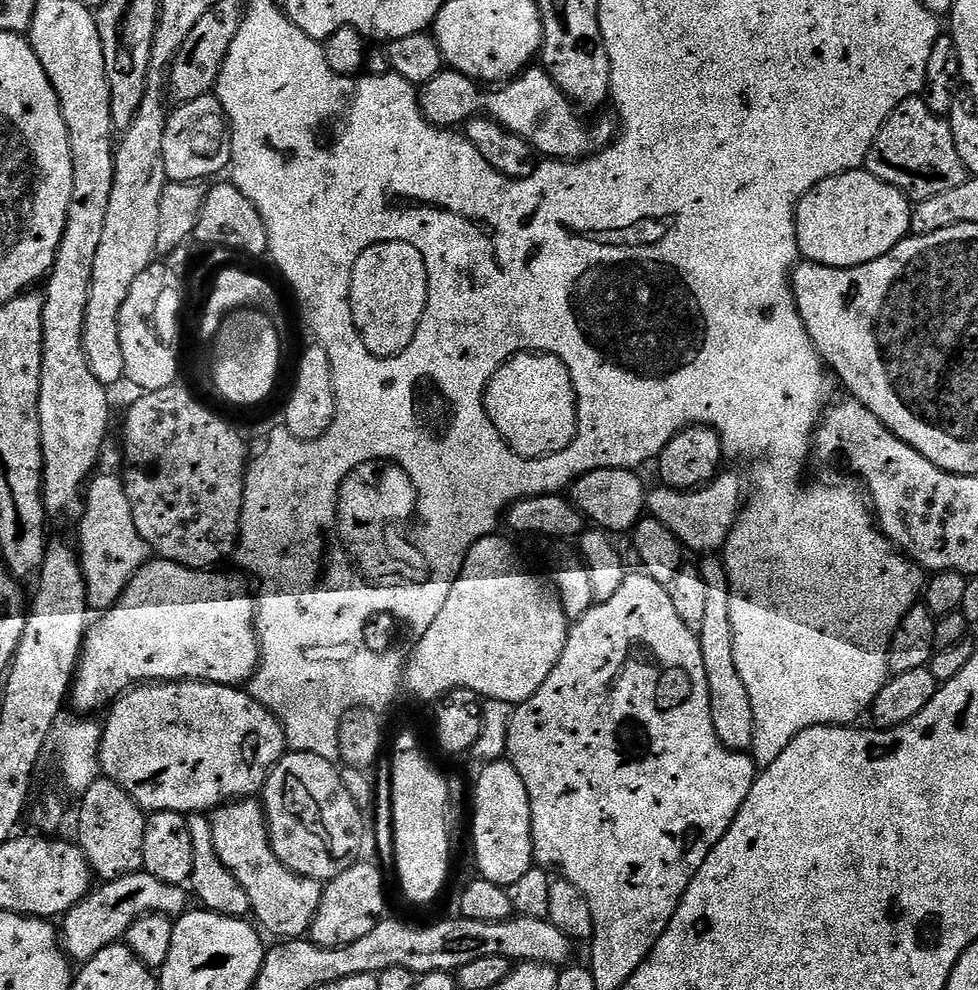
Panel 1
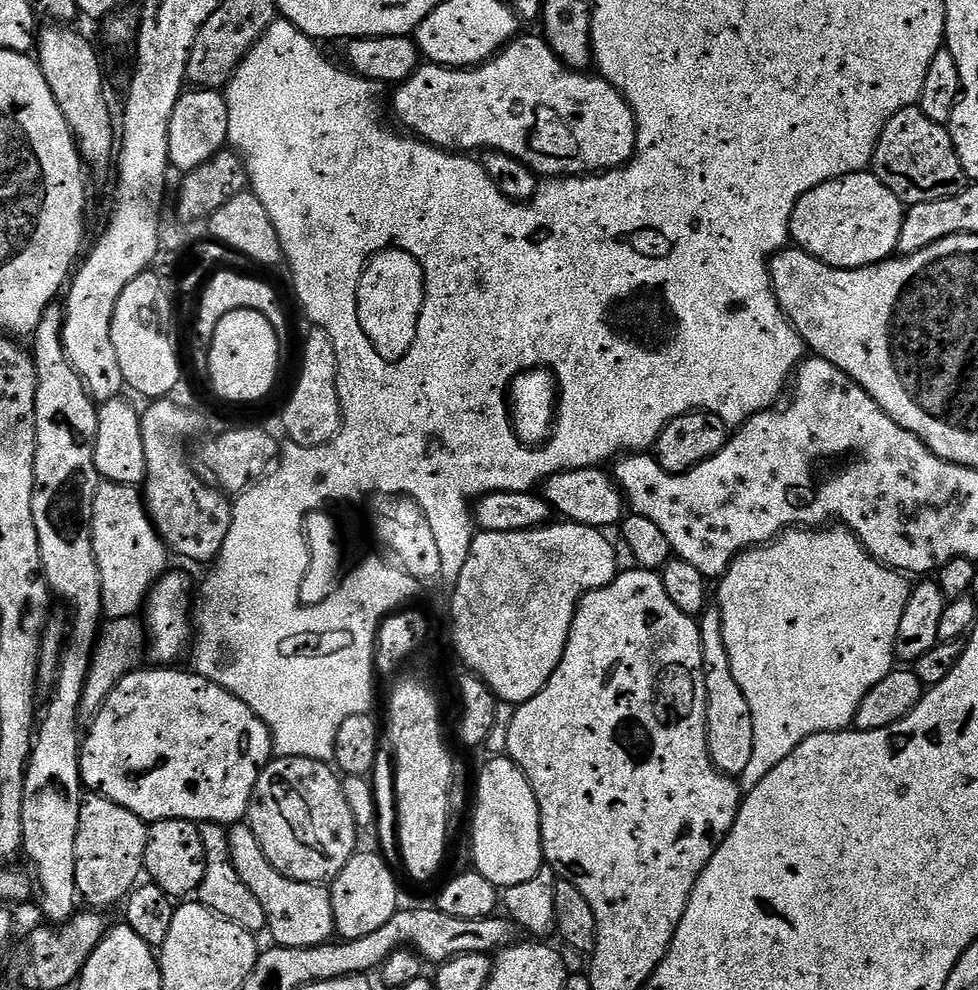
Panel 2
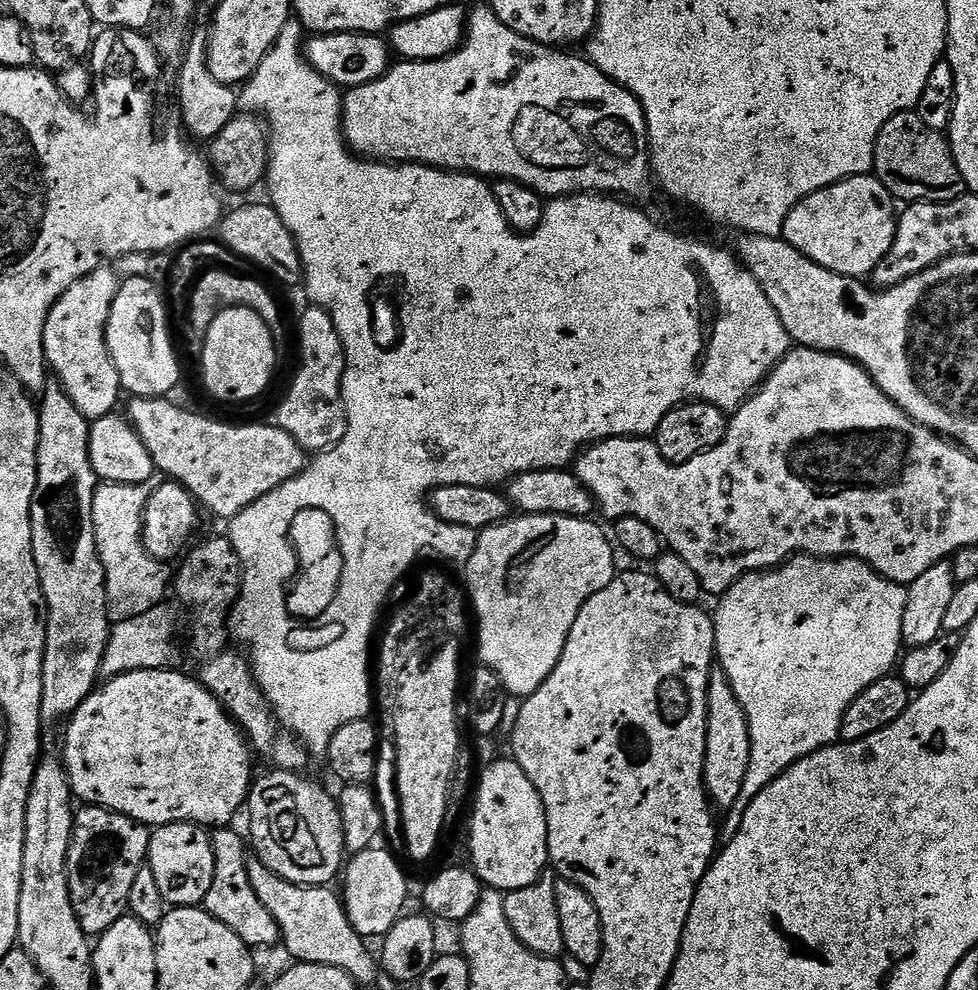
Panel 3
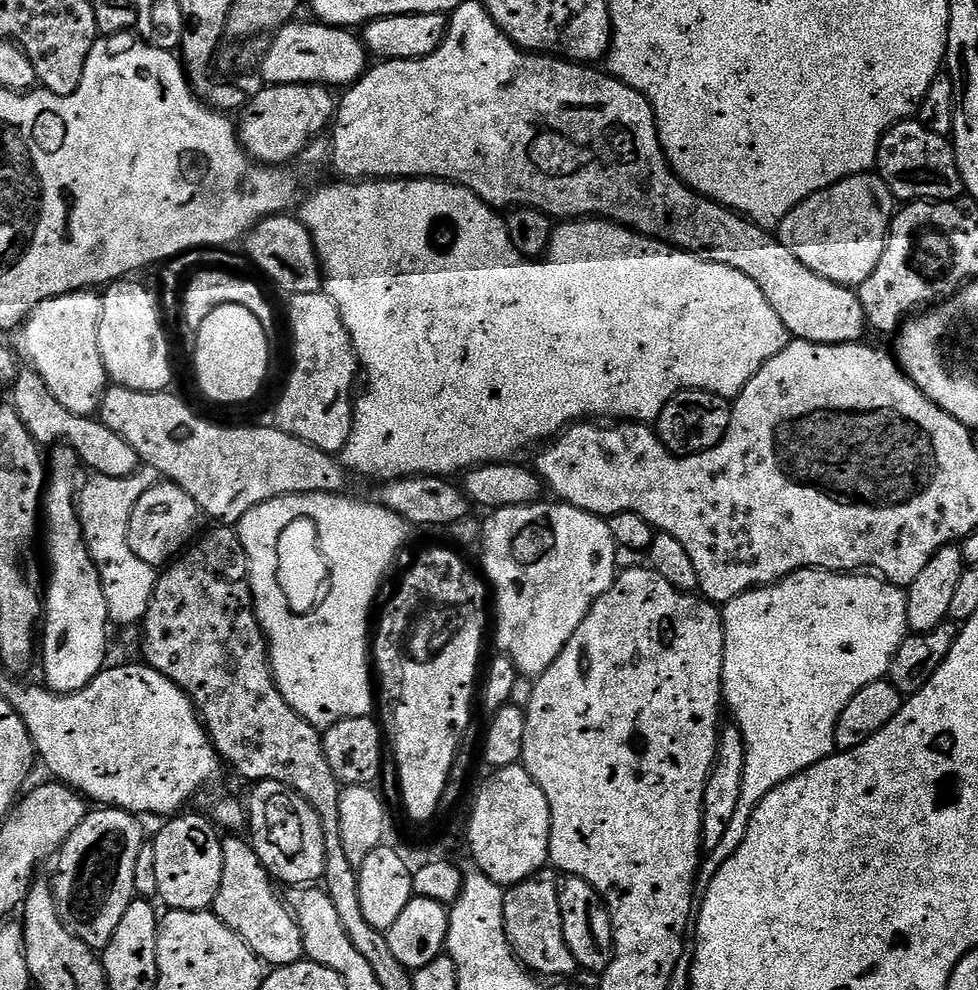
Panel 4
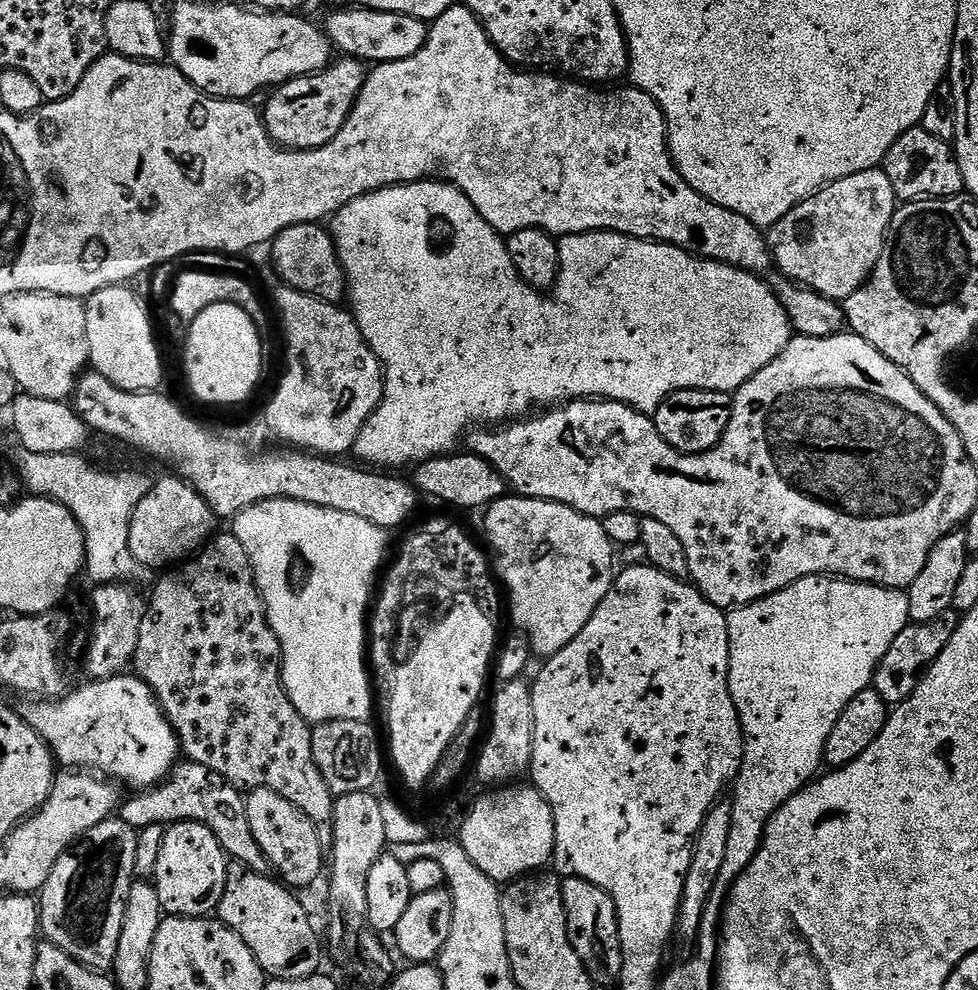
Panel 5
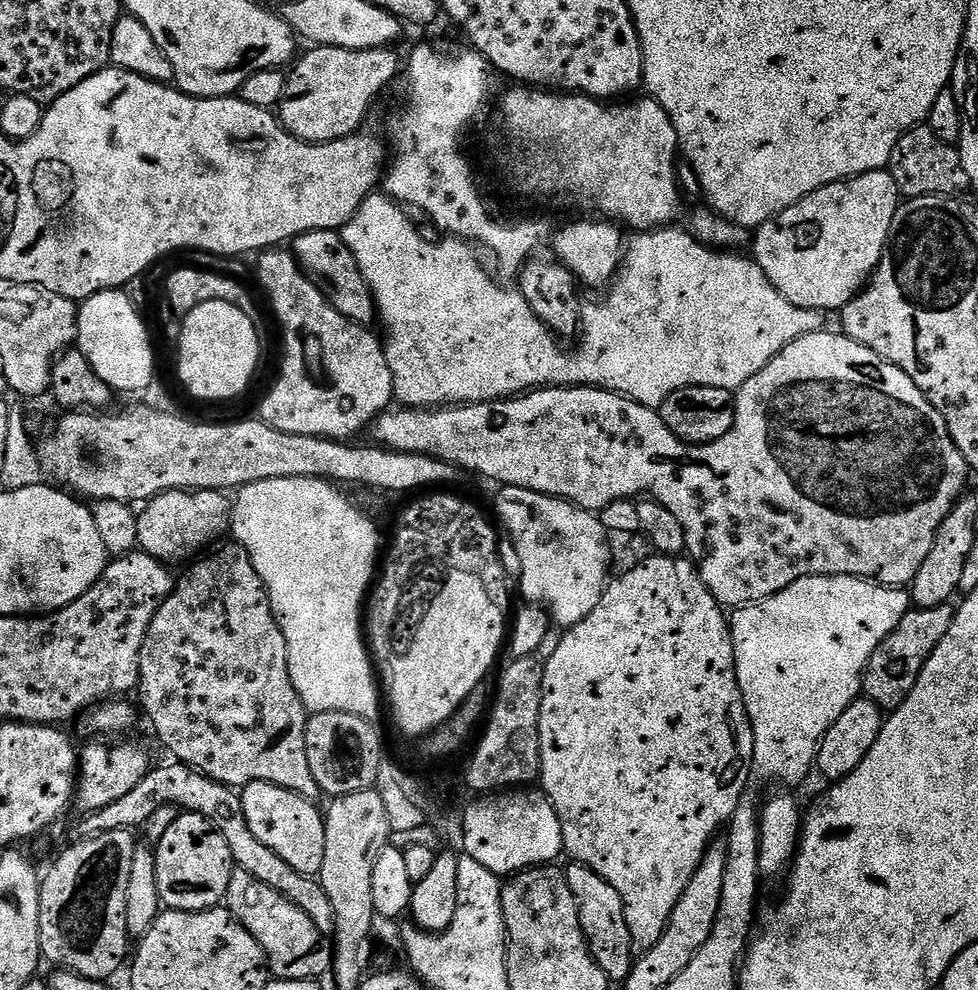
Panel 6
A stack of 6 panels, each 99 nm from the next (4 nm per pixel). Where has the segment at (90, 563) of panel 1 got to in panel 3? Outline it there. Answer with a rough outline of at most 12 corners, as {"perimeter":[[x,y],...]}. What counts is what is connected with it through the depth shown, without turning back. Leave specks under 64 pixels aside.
{"perimeter":[[100,482],[94,534],[108,615],[165,603],[174,572],[143,544],[157,488]]}

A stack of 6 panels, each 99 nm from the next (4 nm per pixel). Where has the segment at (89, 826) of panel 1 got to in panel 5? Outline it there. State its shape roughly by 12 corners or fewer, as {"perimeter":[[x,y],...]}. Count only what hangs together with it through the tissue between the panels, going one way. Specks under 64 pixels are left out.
{"perimeter":[[98,822],[38,893],[43,939],[111,969],[137,829]]}

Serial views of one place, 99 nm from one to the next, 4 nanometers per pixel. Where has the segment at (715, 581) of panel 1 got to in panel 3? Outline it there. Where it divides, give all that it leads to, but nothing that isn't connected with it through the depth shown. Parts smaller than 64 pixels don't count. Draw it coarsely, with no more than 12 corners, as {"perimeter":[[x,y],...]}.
{"perimeter":[[724,672],[708,673],[704,789],[738,802],[750,726]]}

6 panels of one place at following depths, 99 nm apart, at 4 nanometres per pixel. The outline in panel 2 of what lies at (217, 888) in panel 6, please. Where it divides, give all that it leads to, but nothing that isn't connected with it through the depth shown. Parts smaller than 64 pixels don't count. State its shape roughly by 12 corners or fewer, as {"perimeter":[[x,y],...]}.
{"perimeter":[[191,820],[148,824],[144,872],[166,895],[199,893],[202,834]]}

